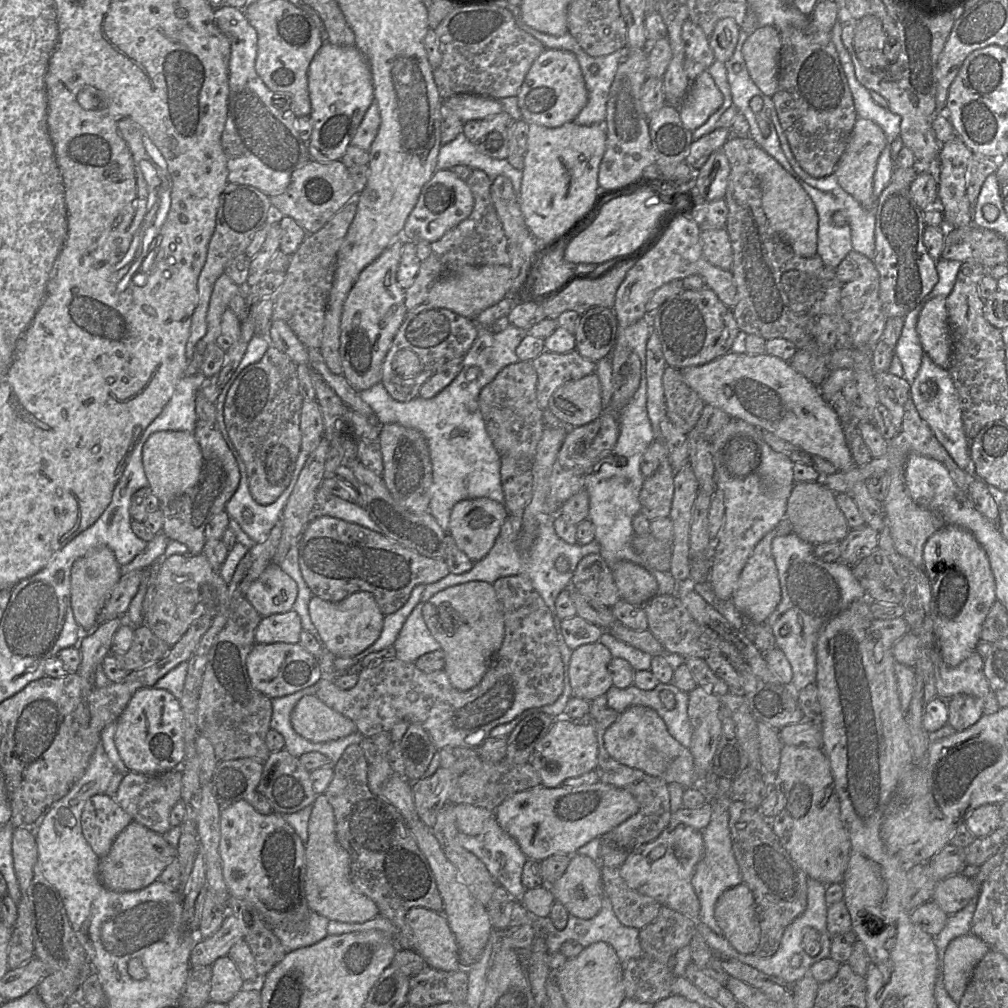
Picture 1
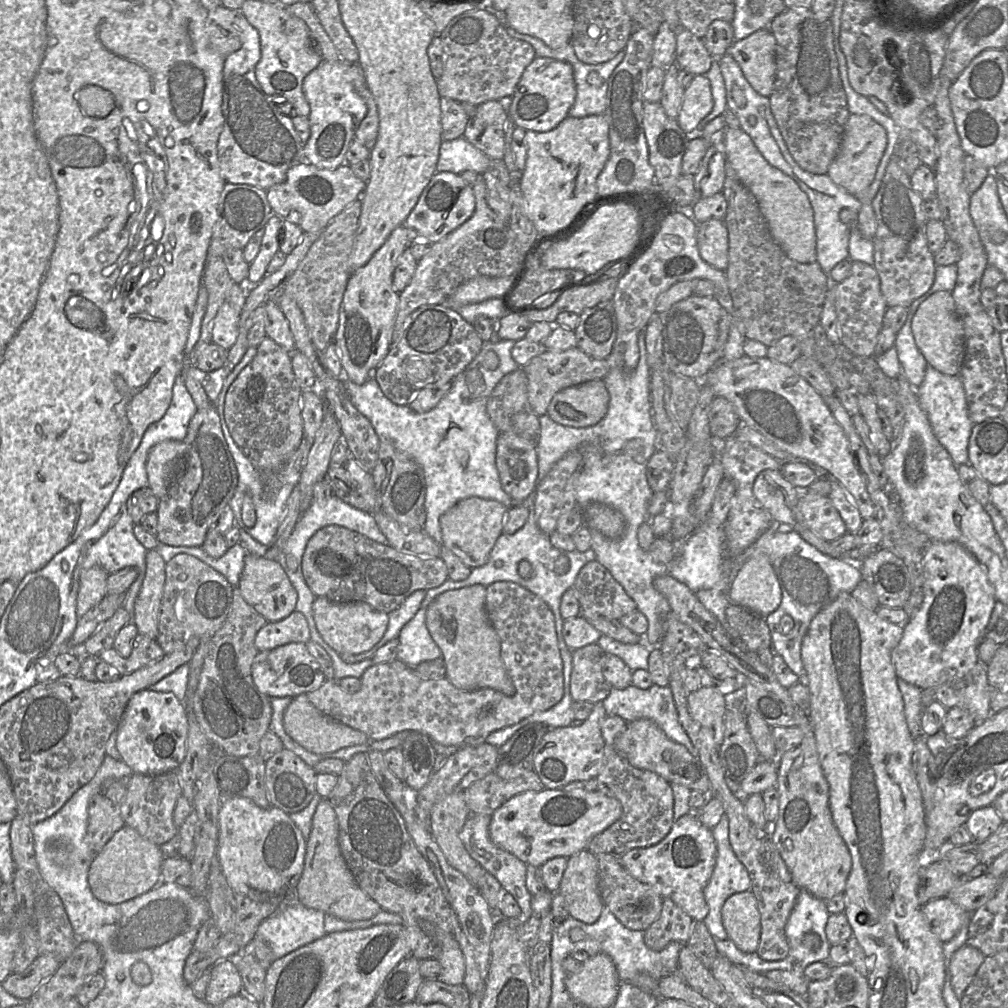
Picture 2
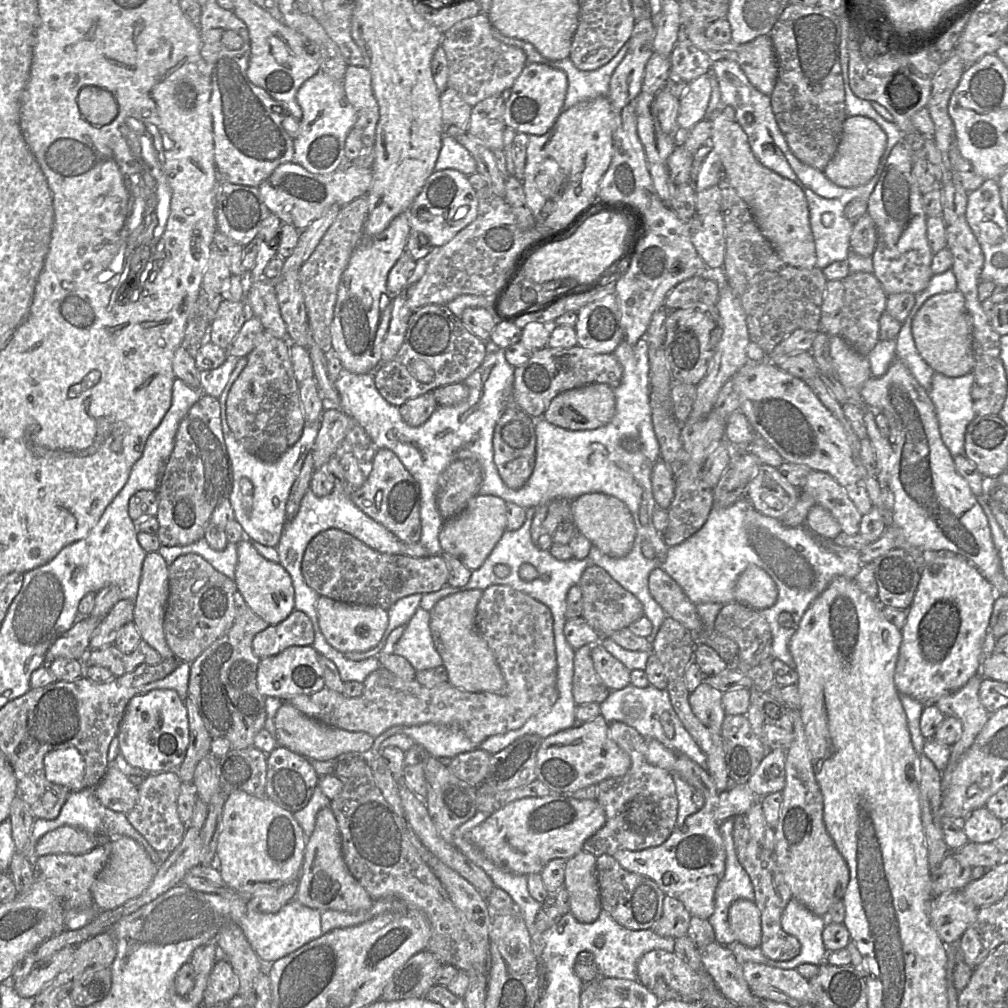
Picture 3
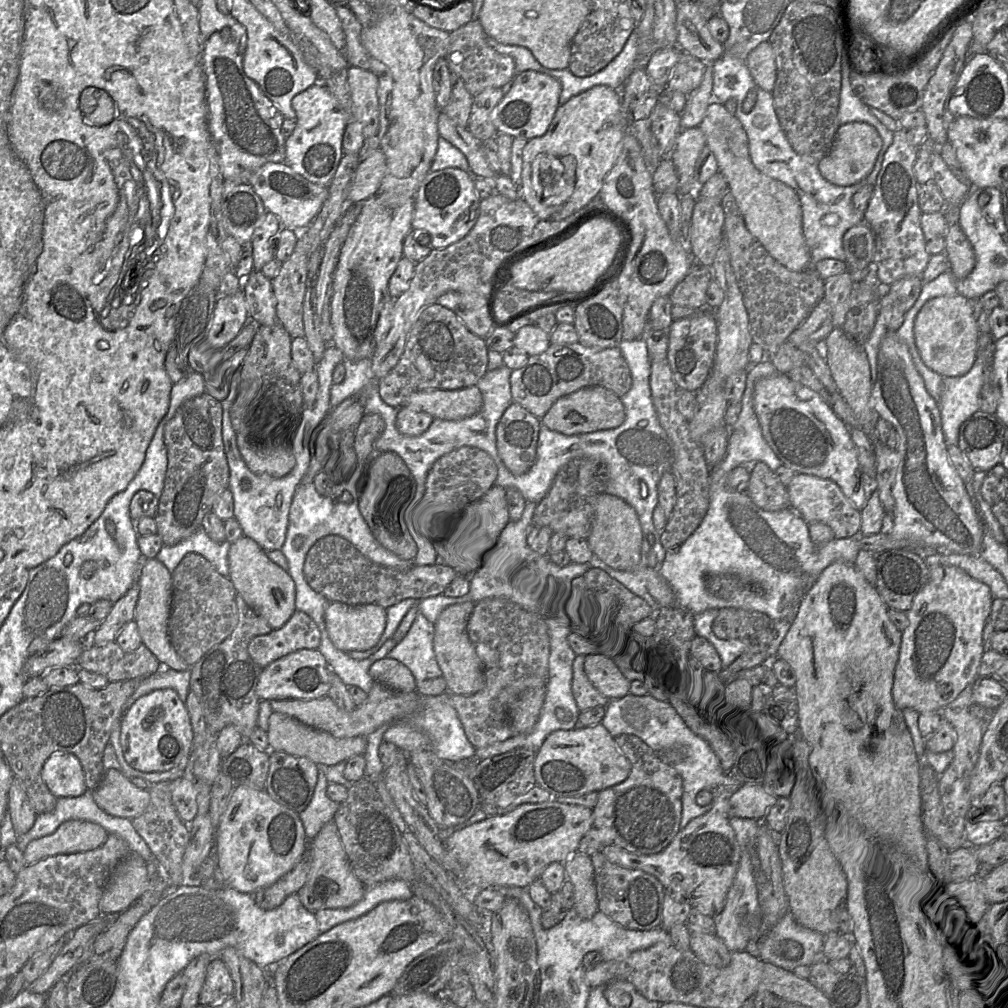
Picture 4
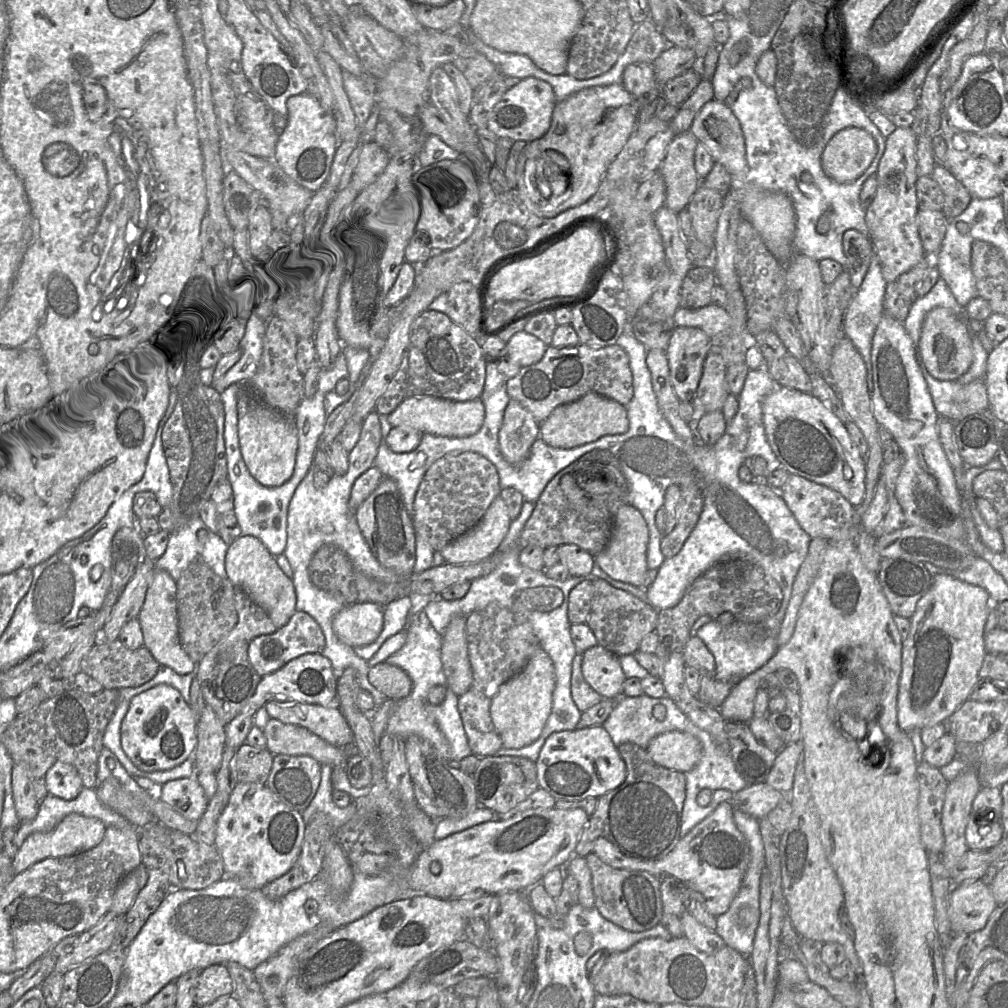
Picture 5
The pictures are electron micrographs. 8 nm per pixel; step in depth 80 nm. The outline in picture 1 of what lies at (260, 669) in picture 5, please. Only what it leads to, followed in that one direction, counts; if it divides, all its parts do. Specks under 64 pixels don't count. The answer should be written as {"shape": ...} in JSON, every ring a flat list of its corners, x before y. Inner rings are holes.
{"shape":[[294,610,272,614,261,618,255,631,255,643,299,643,302,630,300,616]]}

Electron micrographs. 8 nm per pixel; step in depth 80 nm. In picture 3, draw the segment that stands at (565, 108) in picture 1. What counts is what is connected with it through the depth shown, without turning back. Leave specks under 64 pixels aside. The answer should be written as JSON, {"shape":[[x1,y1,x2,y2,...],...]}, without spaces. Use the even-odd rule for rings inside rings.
{"shape":[[540,63,527,64,515,80,511,95,505,102,505,125,527,135,544,135,563,111,567,89,568,78,563,70]]}

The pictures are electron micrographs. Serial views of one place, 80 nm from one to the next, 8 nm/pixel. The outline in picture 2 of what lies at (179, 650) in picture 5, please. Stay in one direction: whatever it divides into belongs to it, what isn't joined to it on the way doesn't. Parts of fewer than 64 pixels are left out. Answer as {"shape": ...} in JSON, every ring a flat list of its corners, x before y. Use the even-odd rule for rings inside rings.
{"shape":[[157,550,146,553,146,572,136,597,132,622,138,633,156,639,158,618,165,584,165,564]]}

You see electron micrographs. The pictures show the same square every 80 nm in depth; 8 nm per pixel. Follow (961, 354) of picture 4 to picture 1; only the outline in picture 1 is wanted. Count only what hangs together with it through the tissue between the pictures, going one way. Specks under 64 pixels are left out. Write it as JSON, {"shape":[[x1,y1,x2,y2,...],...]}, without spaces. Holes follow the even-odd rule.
{"shape":[[936,296,925,303,919,314,916,329,924,353,936,365,948,370,952,341,946,297]]}

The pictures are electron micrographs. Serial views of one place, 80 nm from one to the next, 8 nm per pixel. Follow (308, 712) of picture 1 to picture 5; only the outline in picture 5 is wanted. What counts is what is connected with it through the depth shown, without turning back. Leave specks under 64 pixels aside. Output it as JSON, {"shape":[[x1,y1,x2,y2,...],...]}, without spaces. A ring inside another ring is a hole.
{"shape":[[270,718,263,729,266,748,273,754,307,755,321,765,342,767,354,753,351,747,336,747,308,729]]}

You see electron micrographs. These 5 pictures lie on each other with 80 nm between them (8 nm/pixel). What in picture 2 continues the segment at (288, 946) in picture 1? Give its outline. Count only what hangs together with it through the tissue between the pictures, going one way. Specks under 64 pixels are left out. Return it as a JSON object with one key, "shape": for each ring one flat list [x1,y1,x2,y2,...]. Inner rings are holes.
{"shape":[[296,903,262,921,255,936,270,946,275,958,281,958,323,937,324,916,320,910]]}

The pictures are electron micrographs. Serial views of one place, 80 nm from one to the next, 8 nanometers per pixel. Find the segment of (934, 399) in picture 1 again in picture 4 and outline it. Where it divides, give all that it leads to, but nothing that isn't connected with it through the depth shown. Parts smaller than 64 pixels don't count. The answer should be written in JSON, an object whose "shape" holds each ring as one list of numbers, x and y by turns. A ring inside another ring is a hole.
{"shape":[[976,357,973,367,965,375,943,377,938,405,947,446,958,445,961,424,980,411,980,391,987,369,985,362]]}

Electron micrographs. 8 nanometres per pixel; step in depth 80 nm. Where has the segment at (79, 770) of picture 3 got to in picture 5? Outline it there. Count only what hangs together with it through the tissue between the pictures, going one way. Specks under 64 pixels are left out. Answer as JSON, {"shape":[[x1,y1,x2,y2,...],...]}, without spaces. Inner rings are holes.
{"shape":[[56,762,47,770,45,785,49,794,64,800,76,798,83,788,78,771,64,762]]}

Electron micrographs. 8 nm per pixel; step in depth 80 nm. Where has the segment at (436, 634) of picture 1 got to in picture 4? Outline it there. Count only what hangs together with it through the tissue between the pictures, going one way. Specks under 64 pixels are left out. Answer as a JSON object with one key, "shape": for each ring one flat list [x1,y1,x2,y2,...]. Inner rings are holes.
{"shape":[[468,601,450,605,440,613,434,623,434,652,447,683,447,691,452,694,471,695,485,686,482,664,467,631,475,604]]}

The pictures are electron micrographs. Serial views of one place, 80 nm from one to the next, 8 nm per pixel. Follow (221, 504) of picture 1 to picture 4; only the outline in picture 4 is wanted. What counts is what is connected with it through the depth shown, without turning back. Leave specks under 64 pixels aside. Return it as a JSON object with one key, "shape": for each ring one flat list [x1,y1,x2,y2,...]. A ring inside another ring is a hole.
{"shape":[[209,387,185,400,165,425,167,471,155,515,157,534,166,546,194,534,221,493,229,488,229,467,222,438,222,401]]}

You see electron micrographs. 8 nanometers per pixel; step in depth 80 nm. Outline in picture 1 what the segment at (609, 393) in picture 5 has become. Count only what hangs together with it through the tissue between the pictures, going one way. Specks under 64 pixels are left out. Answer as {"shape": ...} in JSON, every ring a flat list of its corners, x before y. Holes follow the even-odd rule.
{"shape":[[577,350,567,353,543,351,531,364,537,374,536,396,542,411,548,408,550,397,559,387,596,370,596,362,584,358]]}

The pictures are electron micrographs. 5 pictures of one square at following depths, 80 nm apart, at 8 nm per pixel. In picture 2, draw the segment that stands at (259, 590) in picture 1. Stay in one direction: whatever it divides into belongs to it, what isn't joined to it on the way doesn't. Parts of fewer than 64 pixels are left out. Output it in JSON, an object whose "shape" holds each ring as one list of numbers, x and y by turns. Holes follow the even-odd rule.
{"shape":[[247,553,237,588,245,601,268,622,282,620,295,611,297,591,277,560]]}

